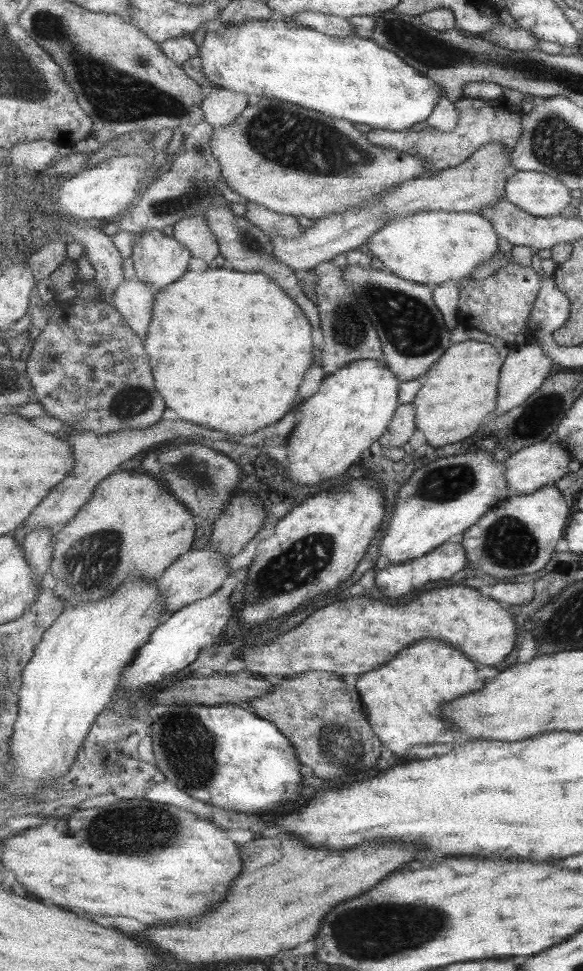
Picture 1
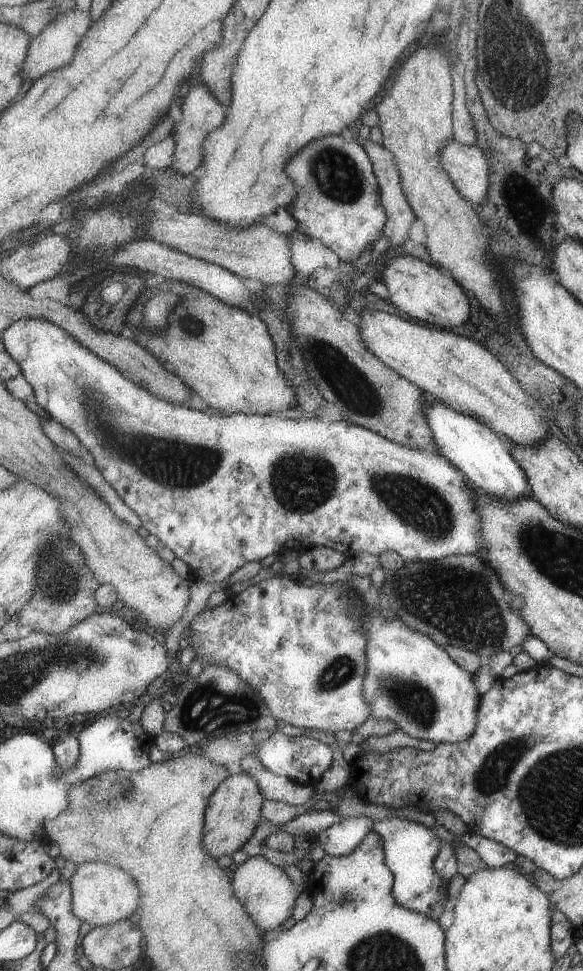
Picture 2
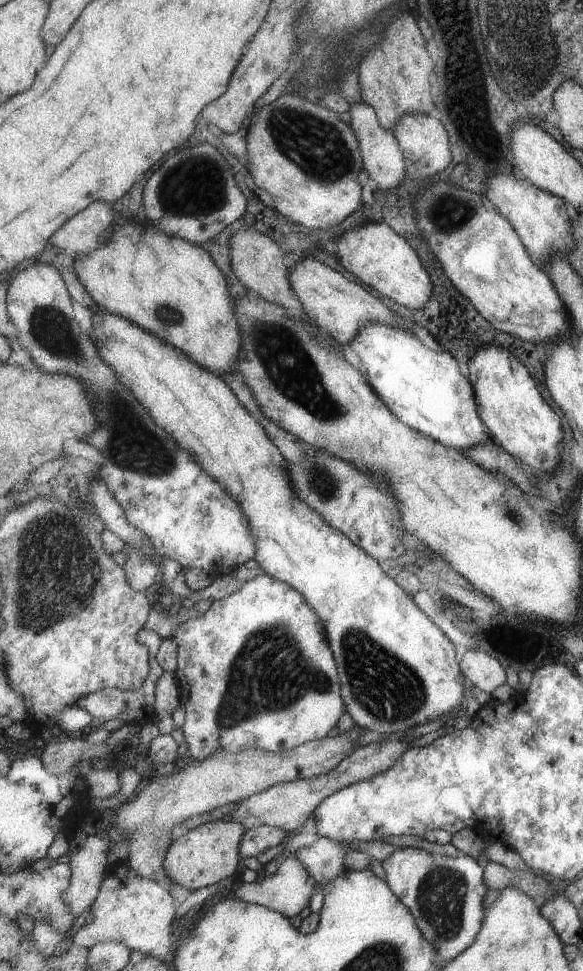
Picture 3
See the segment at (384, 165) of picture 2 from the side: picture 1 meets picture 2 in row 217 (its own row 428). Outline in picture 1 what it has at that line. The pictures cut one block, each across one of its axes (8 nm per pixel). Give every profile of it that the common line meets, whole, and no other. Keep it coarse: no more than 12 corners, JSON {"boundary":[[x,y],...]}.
{"boundary":[[413,404],[401,406],[379,440],[381,448],[403,448],[417,432]]}

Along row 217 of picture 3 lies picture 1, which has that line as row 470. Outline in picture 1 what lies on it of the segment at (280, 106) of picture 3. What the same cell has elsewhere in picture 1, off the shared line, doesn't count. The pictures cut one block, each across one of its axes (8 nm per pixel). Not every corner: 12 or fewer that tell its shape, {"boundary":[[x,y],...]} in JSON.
{"boundary":[[385,360],[327,376],[285,440],[287,480],[345,476],[387,434]]}

